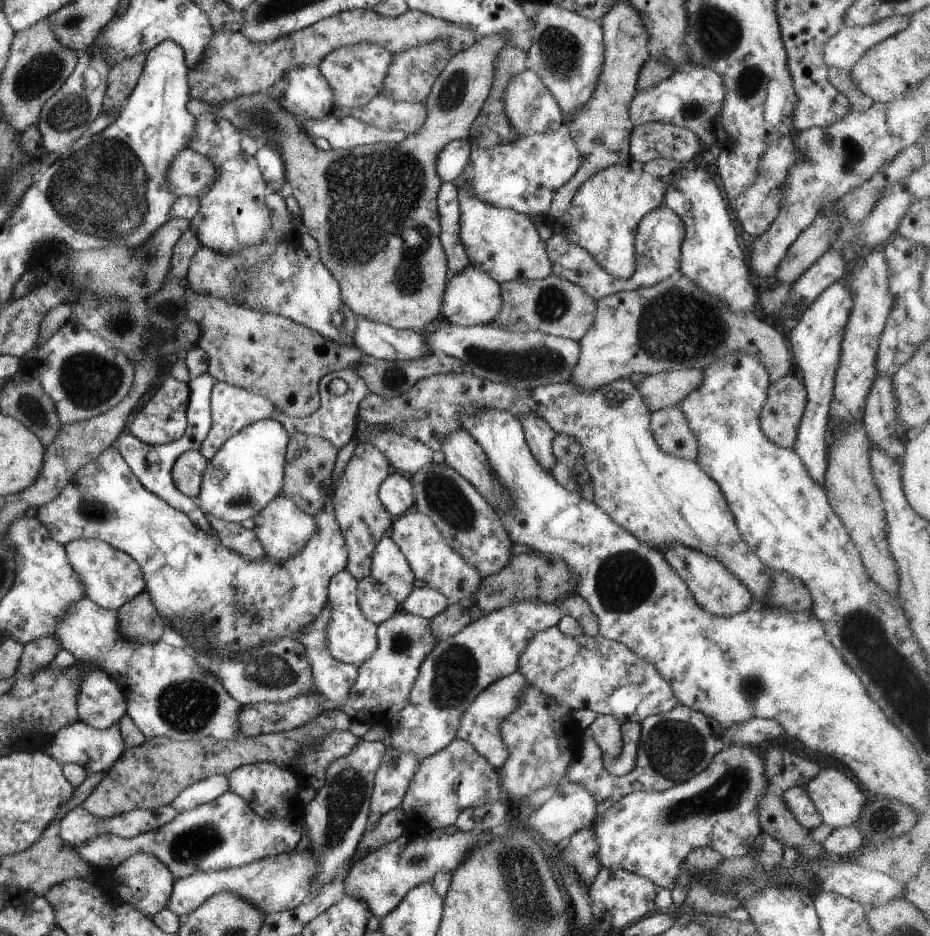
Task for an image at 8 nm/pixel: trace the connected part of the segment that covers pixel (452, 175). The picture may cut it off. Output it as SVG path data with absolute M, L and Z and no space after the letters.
M458 138L448 142L438 153L436 172L443 181L454 181L463 171L471 153L468 138Z

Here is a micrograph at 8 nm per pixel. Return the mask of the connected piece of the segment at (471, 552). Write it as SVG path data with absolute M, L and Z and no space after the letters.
M438 455L431 464L427 464L427 467L420 469L415 475L409 477L414 487L416 510L432 519L448 546L451 546L460 556L463 556L464 560L467 560L481 577L495 575L512 560L514 543L508 536L503 522L495 513L493 506L468 480L460 476L452 467L449 467L442 457Z

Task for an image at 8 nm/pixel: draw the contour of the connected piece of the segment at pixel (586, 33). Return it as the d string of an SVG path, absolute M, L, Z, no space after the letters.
M542 3L534 22L531 44L526 52L529 69L542 79L560 105L564 122L568 122L589 101L605 61L601 21L587 19L552 3Z

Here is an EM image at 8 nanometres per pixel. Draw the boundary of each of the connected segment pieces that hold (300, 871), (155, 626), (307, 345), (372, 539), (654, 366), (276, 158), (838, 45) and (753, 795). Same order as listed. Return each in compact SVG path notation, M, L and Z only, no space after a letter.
M310 849L264 857L248 864L219 871L196 871L175 879L167 908L184 918L213 894L226 891L258 907L264 916L296 908L312 896L311 884L317 875L317 860Z
M144 589L117 609L119 631L125 639L142 644L168 636L164 619L150 599L149 592Z
M188 284L185 285L185 291L187 315L201 328L197 345L207 354L207 372L217 381L224 381L263 395L288 416L305 417L318 410L320 395L316 392L322 376L330 371L355 370L357 362L359 364L362 357L366 356L354 345L342 345L325 339L315 330L280 315L252 310L244 305L233 305L208 295L199 295Z
M355 442L342 478L334 483L333 505L338 526L349 550L346 570L359 580L371 574L371 556L378 542L388 535L394 517L379 497L382 481L390 474L390 461L370 443Z
M680 270L668 278L649 287L631 291L618 291L597 300L592 326L579 340L581 355L568 382L577 389L591 391L617 378L629 377L634 373L661 373L680 369L704 370L715 360L732 353L744 353L758 359L767 370L773 383L794 371L794 358L788 338L782 336L772 324L766 324L752 311L731 312L729 306L712 293L699 289Z
M264 144L259 146L255 155L258 168L270 190L274 193L280 193L283 197L290 195L291 186L285 177L284 161L281 153L276 148Z
M892 15L871 25L843 27L824 45L824 62L829 68L849 70L869 48L904 30L910 19Z
M727 745L702 772L692 778L663 791L631 792L596 816L592 827L599 844L598 860L602 867L639 874L651 880L658 888L672 891L680 878L683 863L692 850L710 847L724 858L741 857L751 851L752 843L761 831L757 806L770 788L763 758L748 745Z

